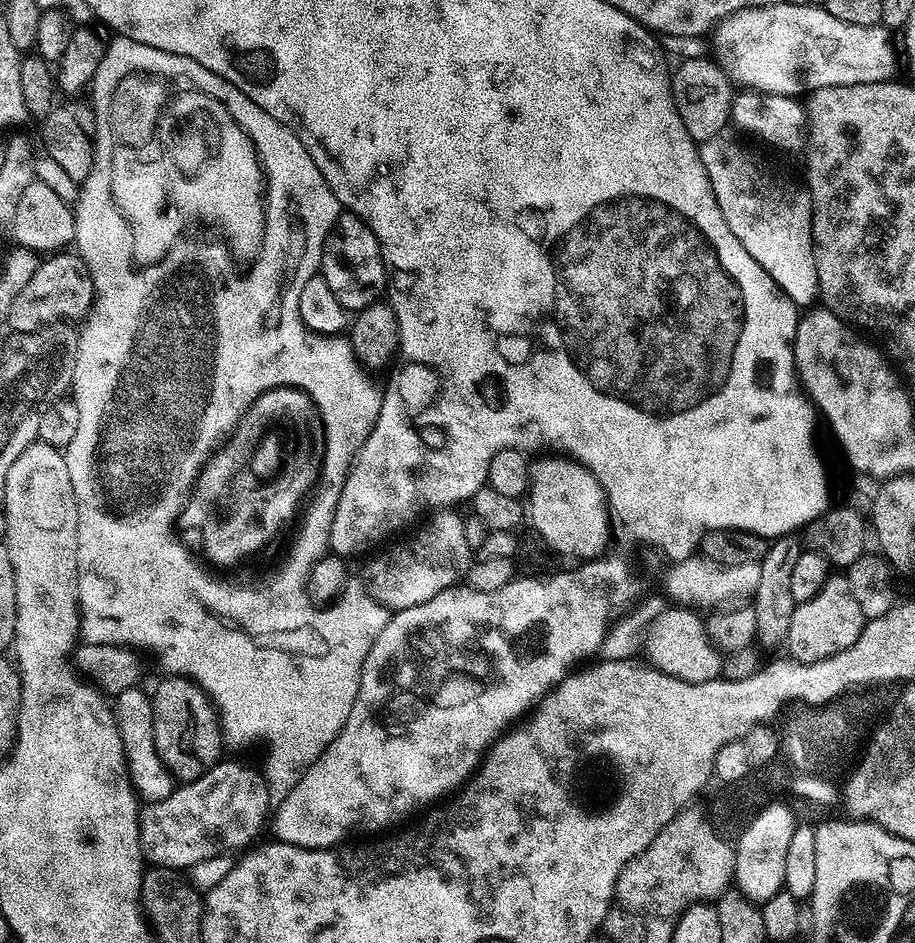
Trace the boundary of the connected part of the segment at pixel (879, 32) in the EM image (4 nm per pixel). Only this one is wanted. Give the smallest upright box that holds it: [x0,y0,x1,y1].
[711,2,896,97]

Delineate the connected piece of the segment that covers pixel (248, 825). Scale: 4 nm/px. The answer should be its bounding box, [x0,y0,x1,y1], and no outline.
[140,759,270,870]

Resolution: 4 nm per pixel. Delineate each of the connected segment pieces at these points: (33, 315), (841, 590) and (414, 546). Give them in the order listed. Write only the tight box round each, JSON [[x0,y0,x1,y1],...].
[[6,250,93,334],[786,578,866,664],[364,506,474,612]]

